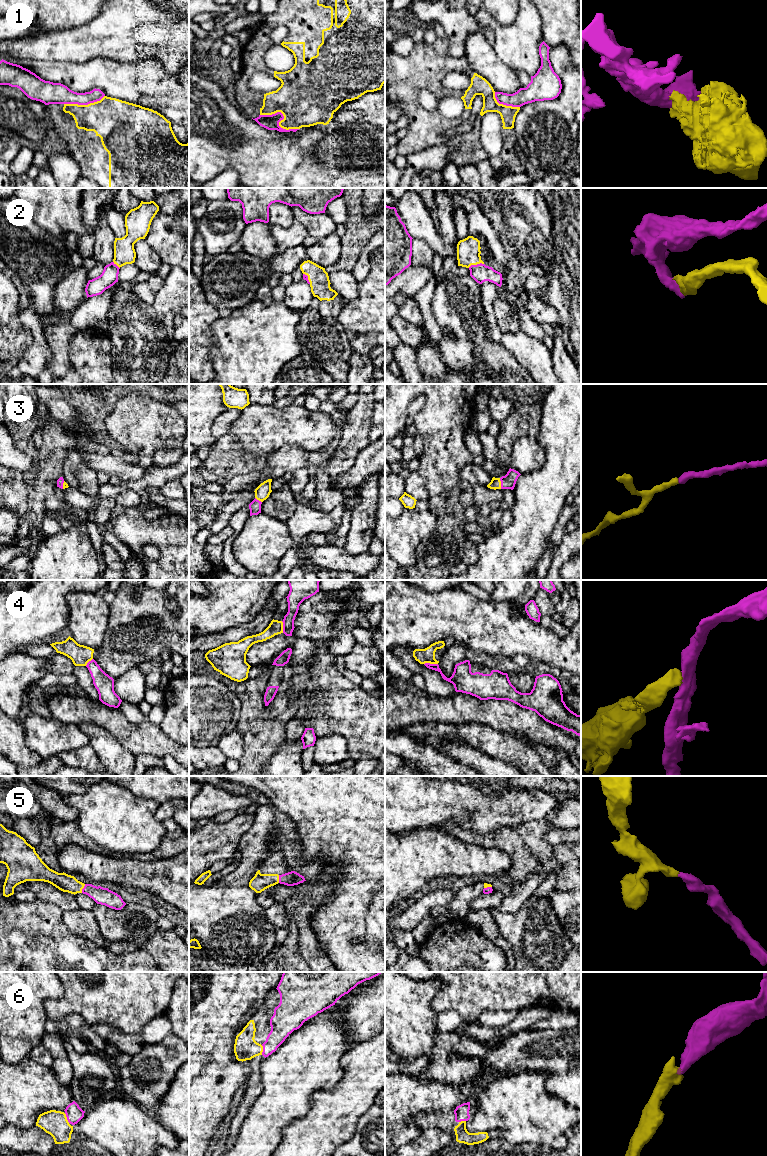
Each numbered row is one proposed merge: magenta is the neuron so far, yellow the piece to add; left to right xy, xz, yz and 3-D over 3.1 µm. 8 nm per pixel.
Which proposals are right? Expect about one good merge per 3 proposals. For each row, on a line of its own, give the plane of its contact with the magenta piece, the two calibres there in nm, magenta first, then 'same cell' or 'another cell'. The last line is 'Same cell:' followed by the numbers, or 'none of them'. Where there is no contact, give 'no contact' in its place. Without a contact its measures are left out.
1: xz | 130/460 nm | another cell
2: yz | 150/190 nm | same cell
3: yz | 120/90 nm | same cell
4: yz | 100/120 nm | another cell
5: xy | 140/140 nm | same cell
6: xy | 140/200 nm | same cell
Same cell: 2, 3, 5, 6

